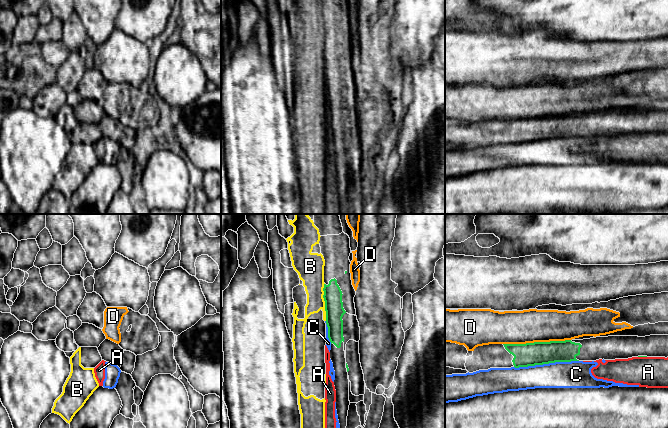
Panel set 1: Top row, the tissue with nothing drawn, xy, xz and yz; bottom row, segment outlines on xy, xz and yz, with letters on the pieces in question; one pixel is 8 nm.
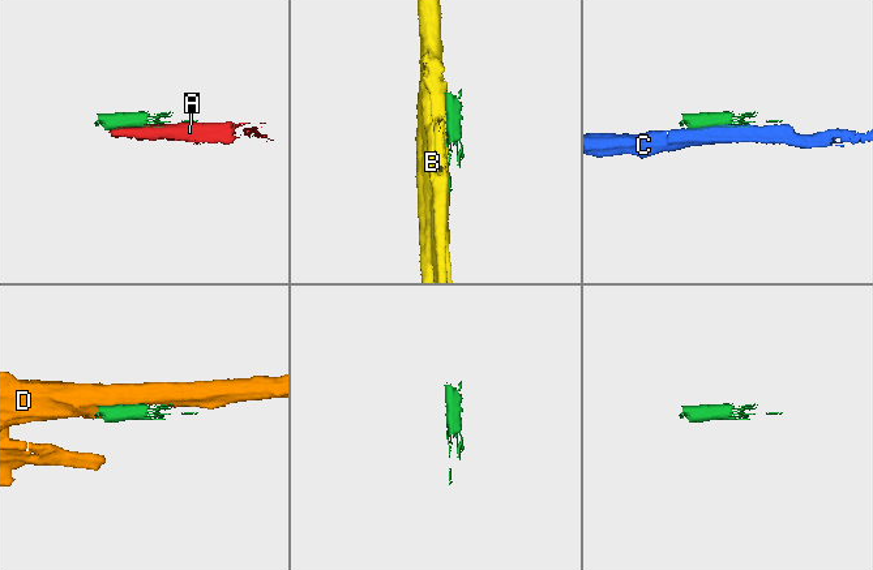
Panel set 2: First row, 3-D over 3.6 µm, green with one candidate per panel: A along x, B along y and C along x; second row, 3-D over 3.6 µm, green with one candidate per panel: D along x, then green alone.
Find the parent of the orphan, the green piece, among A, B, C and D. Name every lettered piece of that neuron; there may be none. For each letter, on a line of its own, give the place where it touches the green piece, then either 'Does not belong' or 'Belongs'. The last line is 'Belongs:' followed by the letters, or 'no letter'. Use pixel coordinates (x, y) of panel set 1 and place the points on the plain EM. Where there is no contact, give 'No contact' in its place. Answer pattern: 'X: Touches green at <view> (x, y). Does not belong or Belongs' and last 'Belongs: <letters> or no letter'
A: Touches green at yz (642, 132). Does not belong
B: Touches green at xz (325, 78). Does not belong
C: Touches green at yz (546, 139). Does not belong
D: Touches green at yz (536, 118). Does not belong
Belongs: no letter

